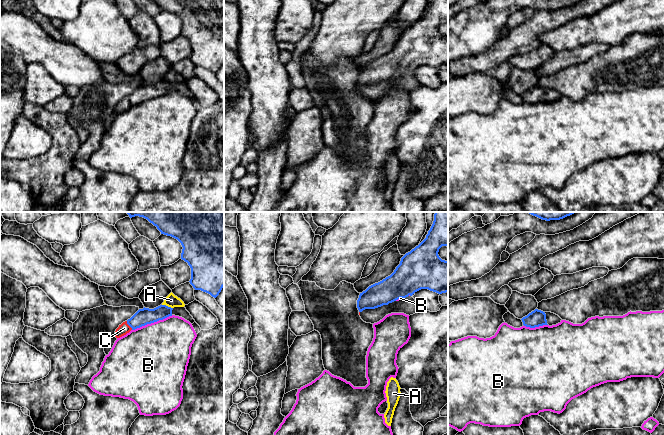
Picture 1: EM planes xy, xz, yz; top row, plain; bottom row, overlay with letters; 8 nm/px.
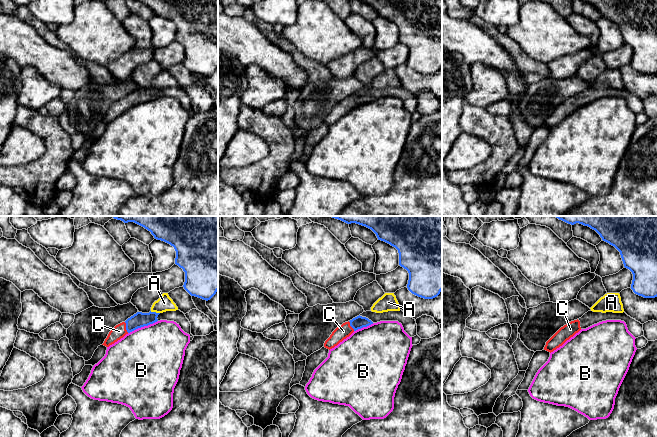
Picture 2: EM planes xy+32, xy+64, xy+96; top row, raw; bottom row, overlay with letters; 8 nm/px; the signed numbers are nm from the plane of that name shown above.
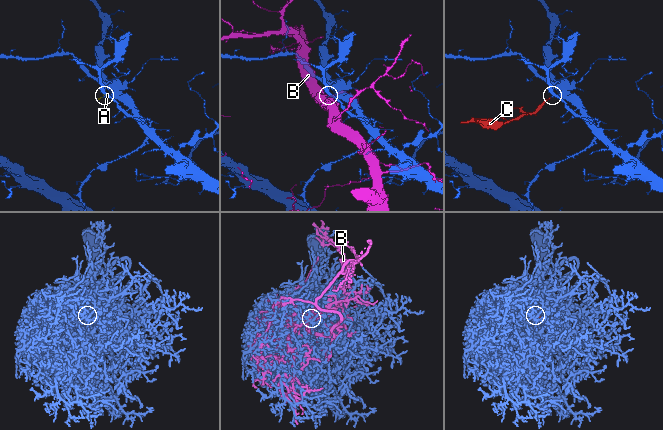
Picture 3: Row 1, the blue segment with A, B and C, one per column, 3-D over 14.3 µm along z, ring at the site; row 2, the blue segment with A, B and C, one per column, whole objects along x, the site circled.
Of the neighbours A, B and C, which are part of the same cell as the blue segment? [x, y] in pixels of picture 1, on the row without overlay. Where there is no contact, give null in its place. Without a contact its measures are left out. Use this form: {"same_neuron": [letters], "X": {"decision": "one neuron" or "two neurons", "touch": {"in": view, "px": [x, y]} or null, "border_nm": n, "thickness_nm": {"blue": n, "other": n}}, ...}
{"same_neuron": ["C"], "A": {"decision": "two neurons", "touch": {"in": "xy", "px": [167, 82]}, "border_nm": 90, "thickness_nm": {"blue": 140, "other": 100}}, "B": {"decision": "two neurons", "touch": {"in": "xy", "px": [152, 98]}, "border_nm": 340, "thickness_nm": {"blue": 140, "other": 480}}, "C": {"decision": "one neuron", "touch": {"in": "xy", "px": [128, 100]}, "border_nm": 90, "thickness_nm": {"blue": 140, "other": 90}}}

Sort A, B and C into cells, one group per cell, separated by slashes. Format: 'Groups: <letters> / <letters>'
Groups: A / B / C

